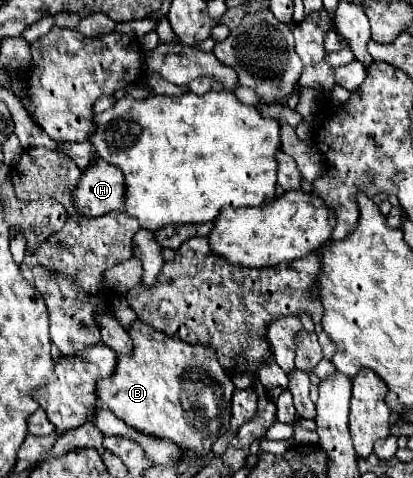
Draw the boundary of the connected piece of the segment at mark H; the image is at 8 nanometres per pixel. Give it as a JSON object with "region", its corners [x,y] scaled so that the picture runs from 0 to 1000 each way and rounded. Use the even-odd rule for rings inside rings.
{"region":[[[232,333],[199,362],[194,387],[179,395],[179,425],[203,454],[247,454],[266,441],[300,446],[300,370],[295,358],[247,333]]]}

